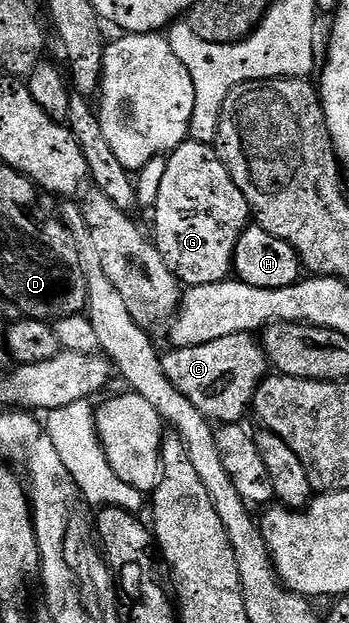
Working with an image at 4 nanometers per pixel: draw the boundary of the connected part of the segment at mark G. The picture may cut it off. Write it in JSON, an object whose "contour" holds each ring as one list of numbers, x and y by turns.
{"contour":[[186,139,177,149,167,154,166,175,162,175,162,187,158,187,160,200,155,206,156,235,154,244,166,266,185,286,205,285,229,280,233,272,232,257,236,254,238,239,250,224,250,208,247,196,231,178,222,159,212,145]]}

